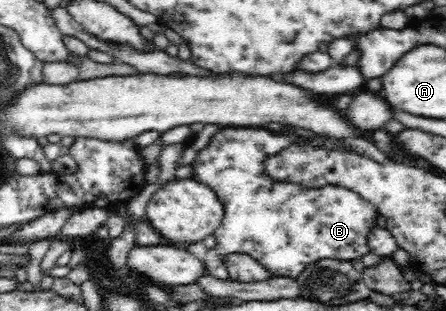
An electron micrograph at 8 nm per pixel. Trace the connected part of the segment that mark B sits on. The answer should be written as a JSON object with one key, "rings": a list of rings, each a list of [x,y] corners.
{"rings":[[[235,126],[221,127],[213,135],[210,142],[199,151],[195,161],[192,163],[194,171],[193,178],[211,189],[222,201],[225,215],[221,225],[214,233],[216,244],[203,257],[204,271],[211,277],[228,281],[229,274],[224,257],[230,253],[244,253],[256,259],[273,276],[296,278],[309,264],[314,264],[320,259],[340,259],[341,261],[353,261],[361,259],[363,255],[370,252],[367,245],[367,236],[376,224],[379,215],[376,207],[363,199],[358,193],[349,191],[341,185],[324,185],[321,189],[304,188],[297,183],[286,181],[275,181],[264,174],[263,163],[267,157],[277,155],[292,144],[295,140],[307,142],[313,146],[335,149],[336,151],[349,152],[346,147],[338,145],[336,141],[316,137],[296,137],[293,134],[272,133],[264,127],[239,128]]]}

